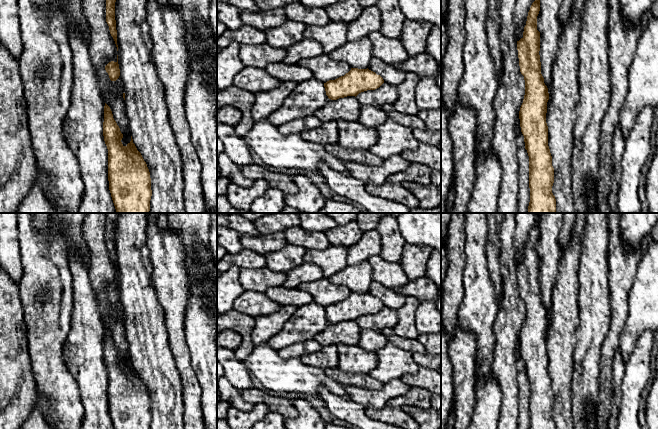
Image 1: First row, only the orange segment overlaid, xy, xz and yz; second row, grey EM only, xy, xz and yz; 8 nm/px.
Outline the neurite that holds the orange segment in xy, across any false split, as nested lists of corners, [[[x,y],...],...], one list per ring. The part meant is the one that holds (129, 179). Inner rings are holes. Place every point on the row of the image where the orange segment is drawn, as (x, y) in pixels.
[[[105,103],[103,136],[108,149],[108,181],[111,197],[116,209],[116,213],[149,213],[150,200],[152,196],[150,172],[141,153],[137,150],[131,136],[131,141],[124,146],[121,142],[123,134],[113,118],[110,107]]]

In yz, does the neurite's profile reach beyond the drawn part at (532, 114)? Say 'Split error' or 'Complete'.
Complete

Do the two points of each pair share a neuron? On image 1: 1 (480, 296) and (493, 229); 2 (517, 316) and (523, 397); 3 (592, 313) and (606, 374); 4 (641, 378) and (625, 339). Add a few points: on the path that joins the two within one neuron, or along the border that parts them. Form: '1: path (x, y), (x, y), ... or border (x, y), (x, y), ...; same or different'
1: border (487, 234), (487, 268), (493, 281); different
2: border (518, 340), (515, 365); different
3: border (609, 328), (601, 349), (600, 374); different
4: border (643, 333), (637, 340), (632, 353), (625, 360); different

